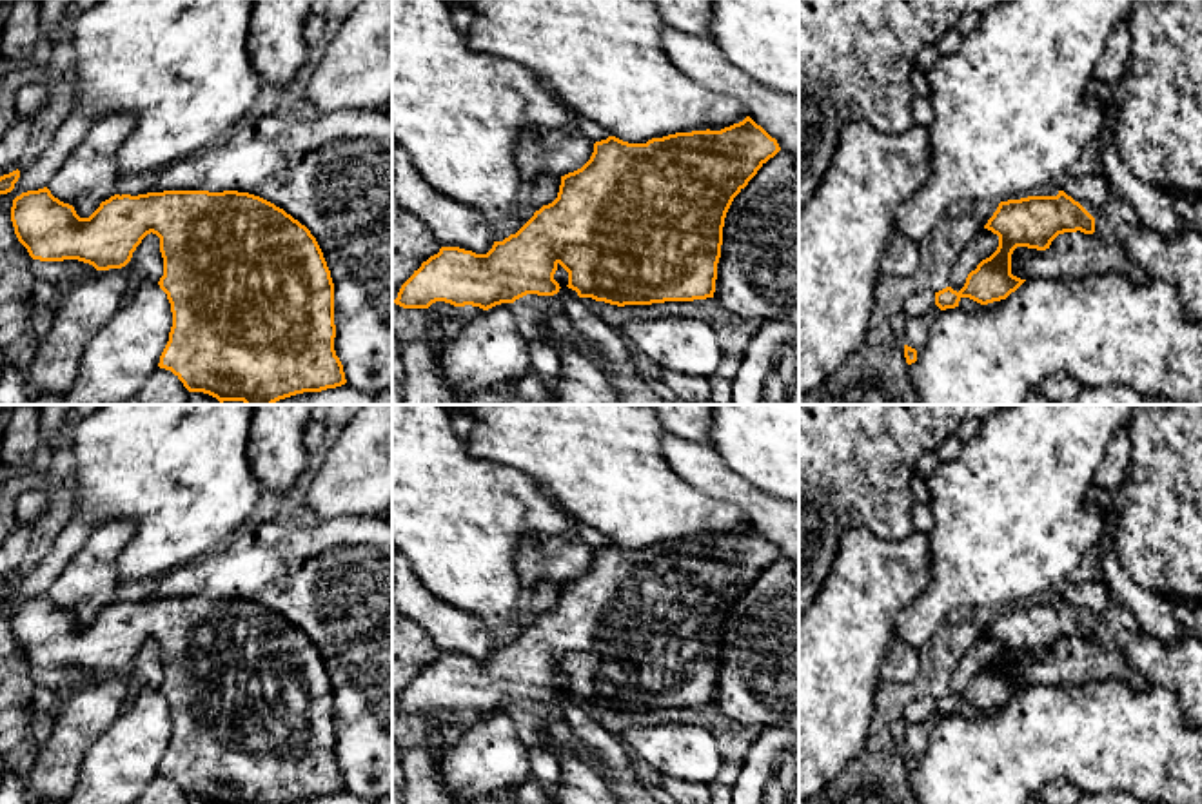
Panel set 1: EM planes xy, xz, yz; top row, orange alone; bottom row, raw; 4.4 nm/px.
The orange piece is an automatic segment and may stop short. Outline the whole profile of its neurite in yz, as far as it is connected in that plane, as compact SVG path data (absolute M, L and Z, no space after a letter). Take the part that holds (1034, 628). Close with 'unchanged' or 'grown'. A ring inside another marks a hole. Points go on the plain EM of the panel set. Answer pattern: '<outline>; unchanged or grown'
M1059 597L1057 603L1000 608L984 635L999 642L997 657L968 681L959 699L951 693L935 699L935 711L941 717L959 713L962 704L980 711L1006 706L1026 688L1011 681L1011 661L1017 653L1046 657L1059 641L1077 637L1093 641L1095 624Z; unchanged

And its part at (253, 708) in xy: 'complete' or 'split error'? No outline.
complete

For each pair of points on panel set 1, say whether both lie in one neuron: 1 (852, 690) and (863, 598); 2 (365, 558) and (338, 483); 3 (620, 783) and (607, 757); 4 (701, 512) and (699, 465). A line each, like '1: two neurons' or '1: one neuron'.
1: one neuron
2: two neurons
3: one neuron
4: two neurons

